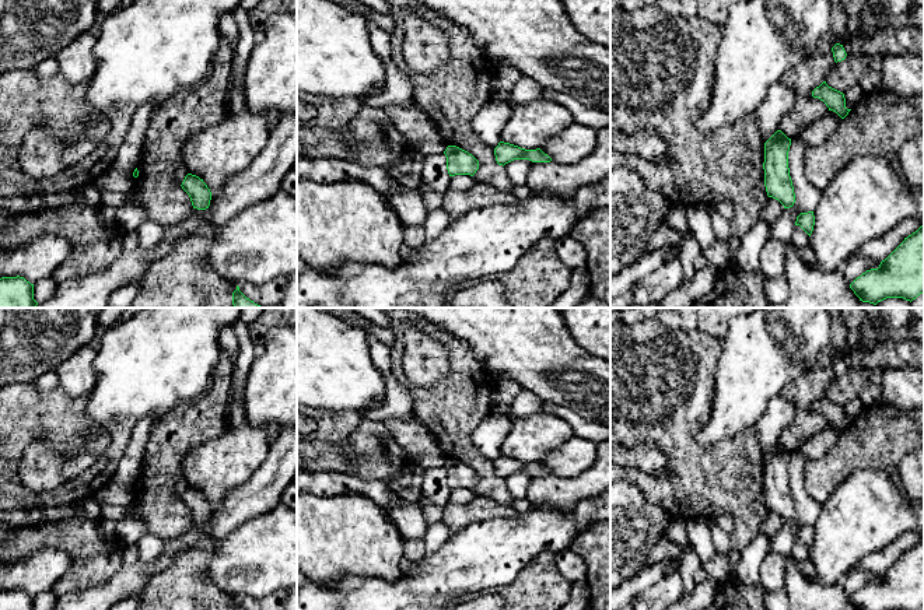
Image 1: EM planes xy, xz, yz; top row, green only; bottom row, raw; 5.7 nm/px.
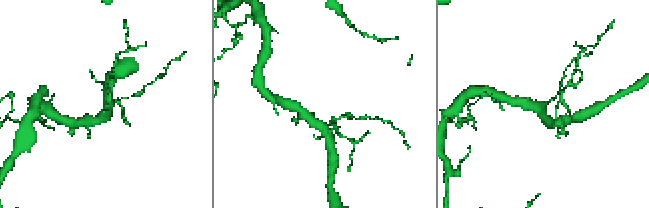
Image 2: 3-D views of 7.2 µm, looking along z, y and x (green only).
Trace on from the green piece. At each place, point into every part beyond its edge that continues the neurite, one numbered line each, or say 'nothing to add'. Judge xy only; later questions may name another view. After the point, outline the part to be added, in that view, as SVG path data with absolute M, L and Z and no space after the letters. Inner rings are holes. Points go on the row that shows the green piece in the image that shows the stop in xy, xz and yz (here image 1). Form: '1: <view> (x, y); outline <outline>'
nothing to add

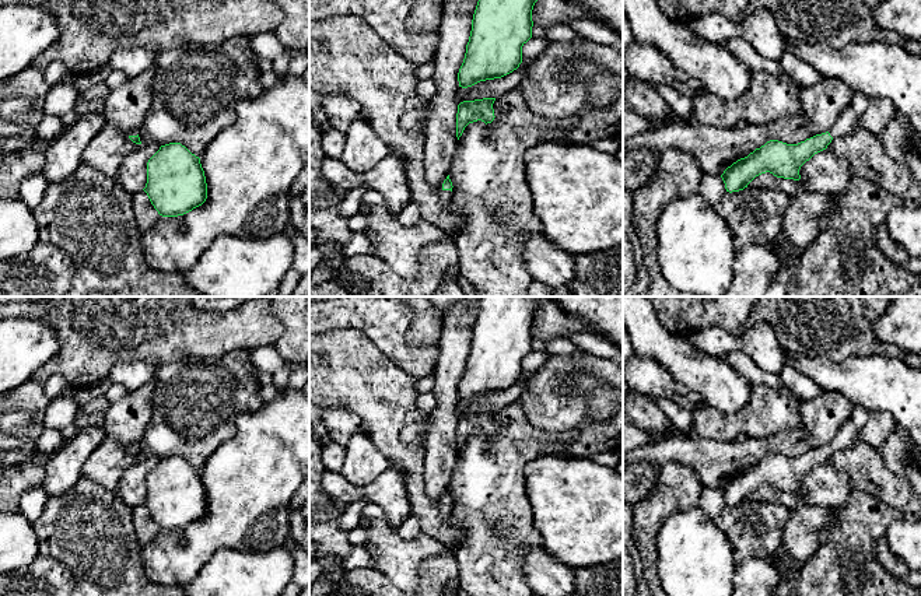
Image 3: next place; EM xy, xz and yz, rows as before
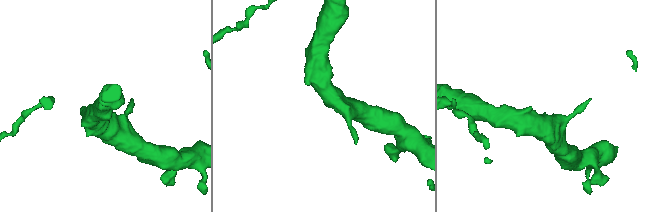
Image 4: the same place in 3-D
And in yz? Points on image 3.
1: yz (850, 118); outline M854 92L850 105L844 109L838 122L829 132L833 139L841 137L859 125L859 120L869 106L869 97L864 92Z

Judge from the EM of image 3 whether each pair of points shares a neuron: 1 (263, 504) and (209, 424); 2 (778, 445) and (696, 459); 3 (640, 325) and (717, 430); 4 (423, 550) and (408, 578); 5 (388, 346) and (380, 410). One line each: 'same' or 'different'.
1: different
2: same
3: different
4: same
5: different

